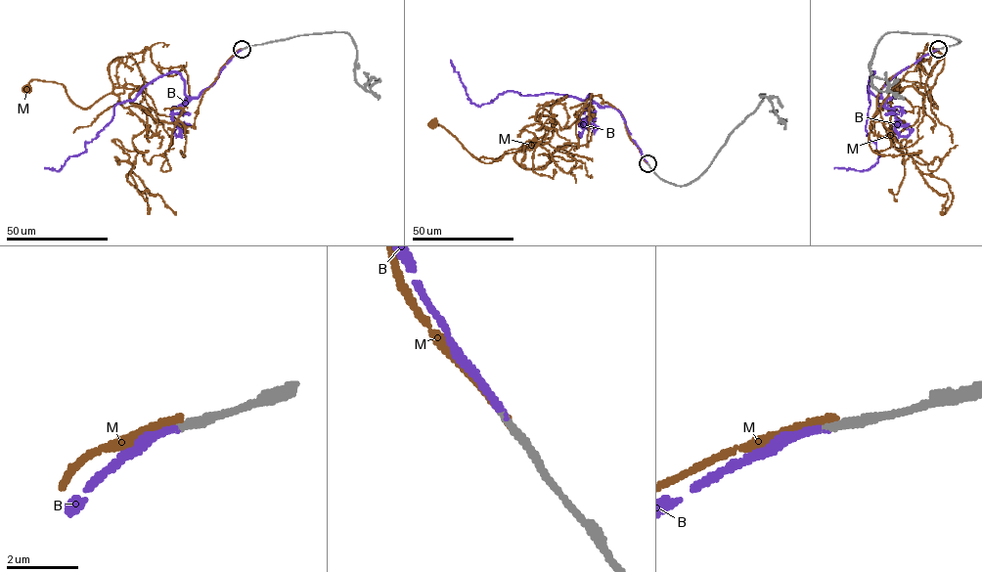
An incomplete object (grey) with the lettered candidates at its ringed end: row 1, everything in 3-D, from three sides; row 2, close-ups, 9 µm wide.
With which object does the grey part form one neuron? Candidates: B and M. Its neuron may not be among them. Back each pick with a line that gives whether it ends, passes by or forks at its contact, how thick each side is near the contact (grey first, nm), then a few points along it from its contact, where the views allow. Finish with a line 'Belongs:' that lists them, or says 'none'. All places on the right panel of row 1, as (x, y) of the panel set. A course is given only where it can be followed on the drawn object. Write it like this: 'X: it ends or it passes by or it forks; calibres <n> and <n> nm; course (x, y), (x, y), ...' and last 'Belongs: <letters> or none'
B: it ends; calibres 240 and 190 nm; course (938, 49), (895, 74), (881, 98), (870, 90), (870, 74), (865, 129), (880, 155), (866, 170), (833, 168)
Belongs: B

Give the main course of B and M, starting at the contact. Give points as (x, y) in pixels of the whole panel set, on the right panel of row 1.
B: (938, 49), (895, 74), (881, 98), (870, 90), (870, 74), (865, 129), (880, 155), (866, 170), (833, 168)
M: (938, 49), (884, 83), (870, 126), (912, 125), (925, 93), (938, 108), (925, 83), (898, 89)

